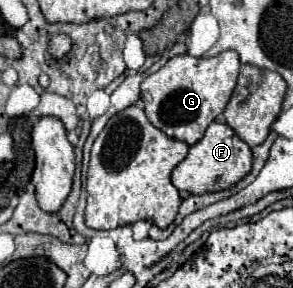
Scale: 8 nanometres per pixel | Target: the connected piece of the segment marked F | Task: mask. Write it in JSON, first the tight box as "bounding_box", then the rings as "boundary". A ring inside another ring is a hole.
{"bounding_box":[171,122,253,194],"boundary":[[[213,122],[207,128],[205,136],[189,148],[187,158],[175,166],[171,180],[179,192],[211,194],[211,192],[227,190],[235,186],[239,180],[243,180],[249,174],[251,164],[253,164],[251,148],[227,124]]]}

